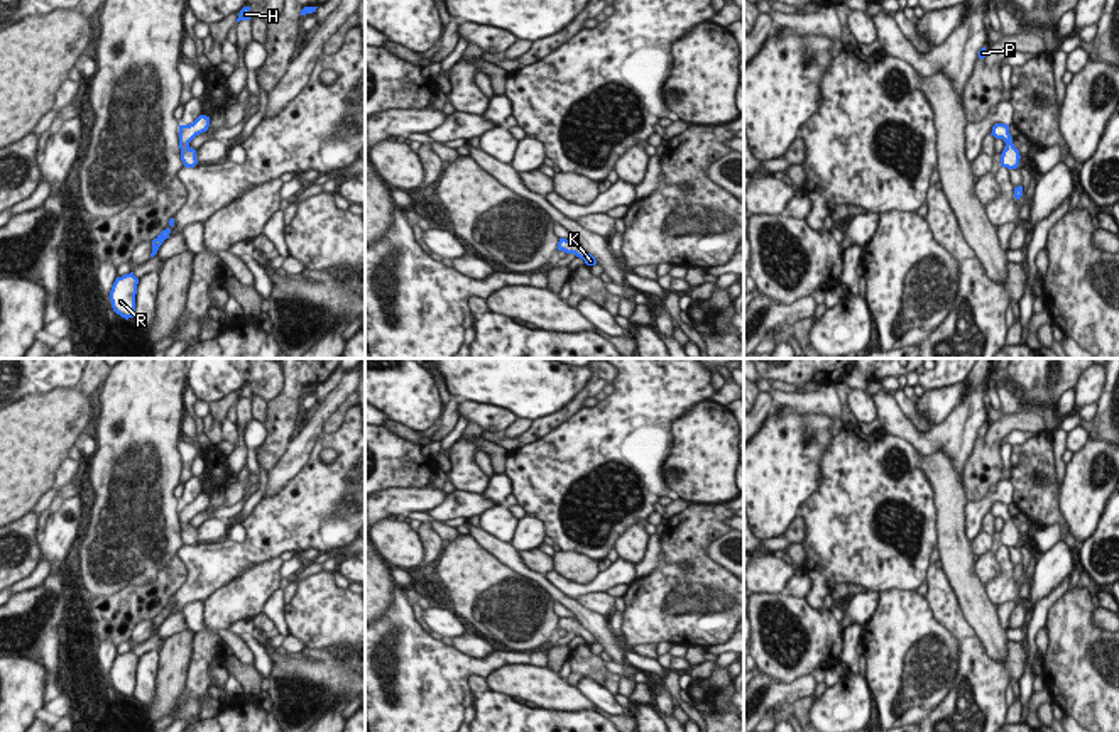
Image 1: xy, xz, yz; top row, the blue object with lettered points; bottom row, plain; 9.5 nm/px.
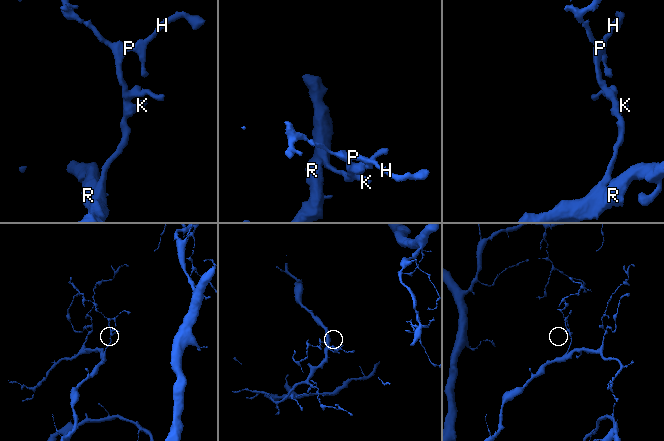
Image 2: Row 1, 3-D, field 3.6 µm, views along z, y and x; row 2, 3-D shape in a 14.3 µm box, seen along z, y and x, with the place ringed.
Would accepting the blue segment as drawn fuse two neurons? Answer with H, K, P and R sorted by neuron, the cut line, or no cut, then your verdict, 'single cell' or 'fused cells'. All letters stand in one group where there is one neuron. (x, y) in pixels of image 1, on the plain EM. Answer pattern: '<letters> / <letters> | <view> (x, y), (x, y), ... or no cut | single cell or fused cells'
H K P R | no cut | single cell

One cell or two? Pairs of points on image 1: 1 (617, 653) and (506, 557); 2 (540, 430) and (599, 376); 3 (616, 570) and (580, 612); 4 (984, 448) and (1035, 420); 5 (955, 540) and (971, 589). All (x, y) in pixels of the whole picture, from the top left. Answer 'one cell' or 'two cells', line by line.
1: one cell
2: one cell
3: two cells
4: one cell
5: one cell

